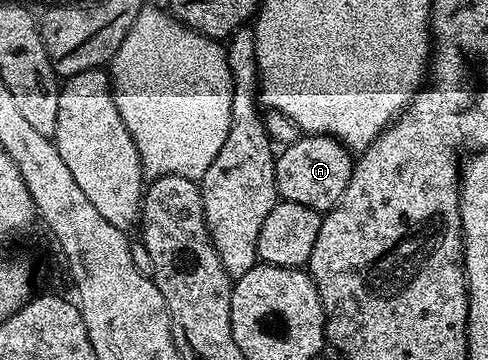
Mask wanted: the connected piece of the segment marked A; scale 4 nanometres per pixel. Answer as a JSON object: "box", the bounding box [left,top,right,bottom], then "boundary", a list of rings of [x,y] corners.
{"box":[275,135,354,213],"boundary":[[[332,135],[299,136],[284,152],[275,156],[276,161],[276,193],[280,199],[294,201],[298,205],[306,205],[306,209],[314,209],[326,213],[346,193],[346,185],[350,185],[354,166],[353,152]]]}

